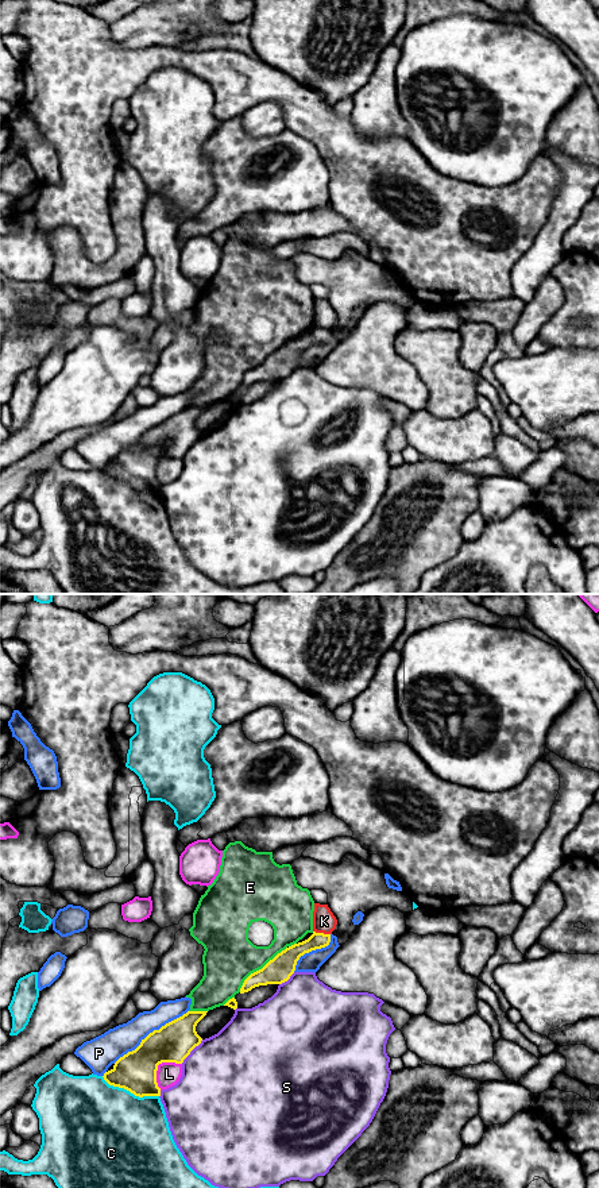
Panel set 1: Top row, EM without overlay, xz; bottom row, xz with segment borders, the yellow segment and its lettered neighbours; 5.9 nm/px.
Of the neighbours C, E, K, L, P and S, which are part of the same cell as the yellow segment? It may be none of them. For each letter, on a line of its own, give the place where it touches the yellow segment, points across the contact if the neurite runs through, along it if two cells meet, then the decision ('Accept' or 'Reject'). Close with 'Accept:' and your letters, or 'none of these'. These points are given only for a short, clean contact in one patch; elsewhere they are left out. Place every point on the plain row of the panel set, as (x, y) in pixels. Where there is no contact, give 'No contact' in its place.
C: Touches yellow at xz (130, 486). Reject
E: Touches yellow at xz (259, 365). Reject
K: Touches yellow at xz (321, 328). Boundary: xz (313, 326), (329, 330). Reject
L: Touches yellow at xz (157, 462). Reject
P: Touches yellow at xz (150, 428). Reject
S: Touches yellow at xz (190, 446). Reject
Accept: none of these

